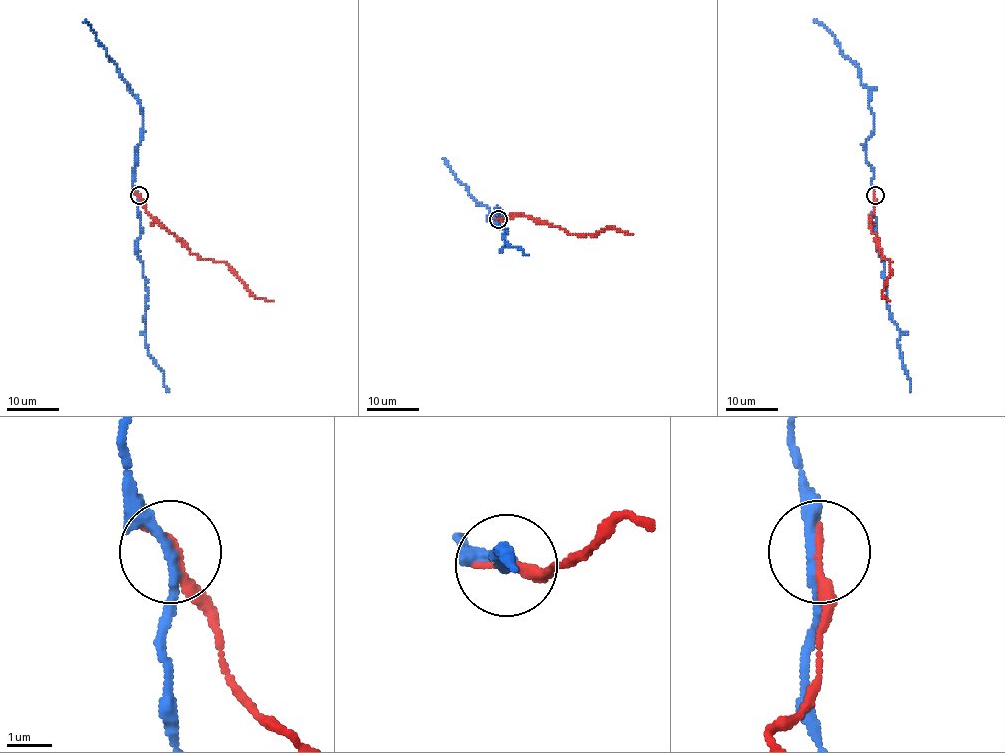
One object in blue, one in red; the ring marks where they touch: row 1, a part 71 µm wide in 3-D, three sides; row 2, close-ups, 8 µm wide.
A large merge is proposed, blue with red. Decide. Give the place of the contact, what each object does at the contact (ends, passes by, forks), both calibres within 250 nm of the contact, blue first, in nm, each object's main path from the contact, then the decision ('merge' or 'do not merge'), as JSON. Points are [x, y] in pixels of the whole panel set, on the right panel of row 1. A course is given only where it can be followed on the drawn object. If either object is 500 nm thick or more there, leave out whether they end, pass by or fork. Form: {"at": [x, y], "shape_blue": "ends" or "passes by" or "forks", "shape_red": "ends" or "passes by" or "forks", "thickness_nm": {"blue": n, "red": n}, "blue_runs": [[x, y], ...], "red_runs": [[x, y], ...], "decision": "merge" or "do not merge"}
{"at": [875, 195], "shape_blue": "passes by", "shape_red": "ends", "thickness_nm": {"blue": 200, "red": 220}, "blue_runs": [[874, 196], [865, 150], [874, 124], [869, 90], [833, 34], [813, 21]], "red_runs": [[874, 196], [869, 226], [885, 260], [891, 262], [882, 295], [890, 301]], "decision": "do not merge"}

